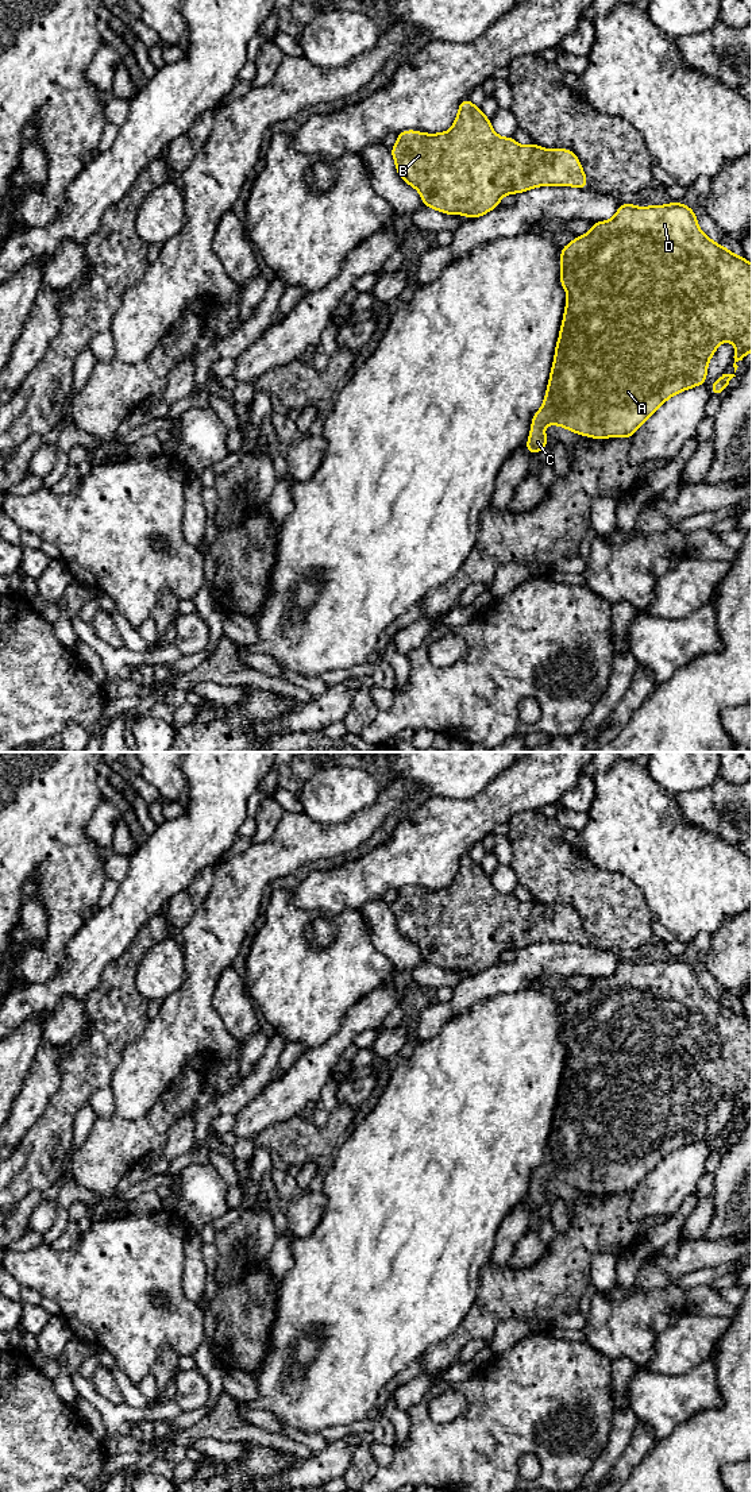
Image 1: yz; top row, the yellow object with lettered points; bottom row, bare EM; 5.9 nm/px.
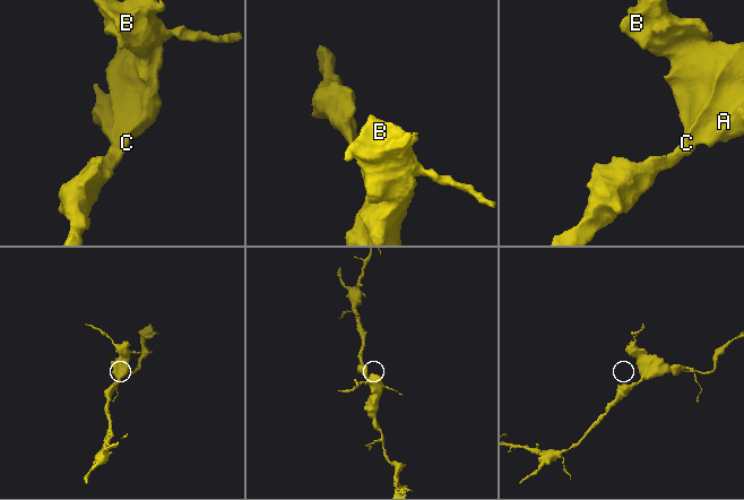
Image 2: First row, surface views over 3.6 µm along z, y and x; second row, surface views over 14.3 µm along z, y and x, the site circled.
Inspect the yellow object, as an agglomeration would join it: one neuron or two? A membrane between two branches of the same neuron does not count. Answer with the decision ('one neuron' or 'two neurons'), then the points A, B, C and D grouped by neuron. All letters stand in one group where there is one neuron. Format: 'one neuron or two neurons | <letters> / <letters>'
one neuron | A B C D

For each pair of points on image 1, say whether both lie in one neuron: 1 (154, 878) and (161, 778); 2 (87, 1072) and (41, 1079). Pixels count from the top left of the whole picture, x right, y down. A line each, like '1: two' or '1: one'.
1: two
2: two

